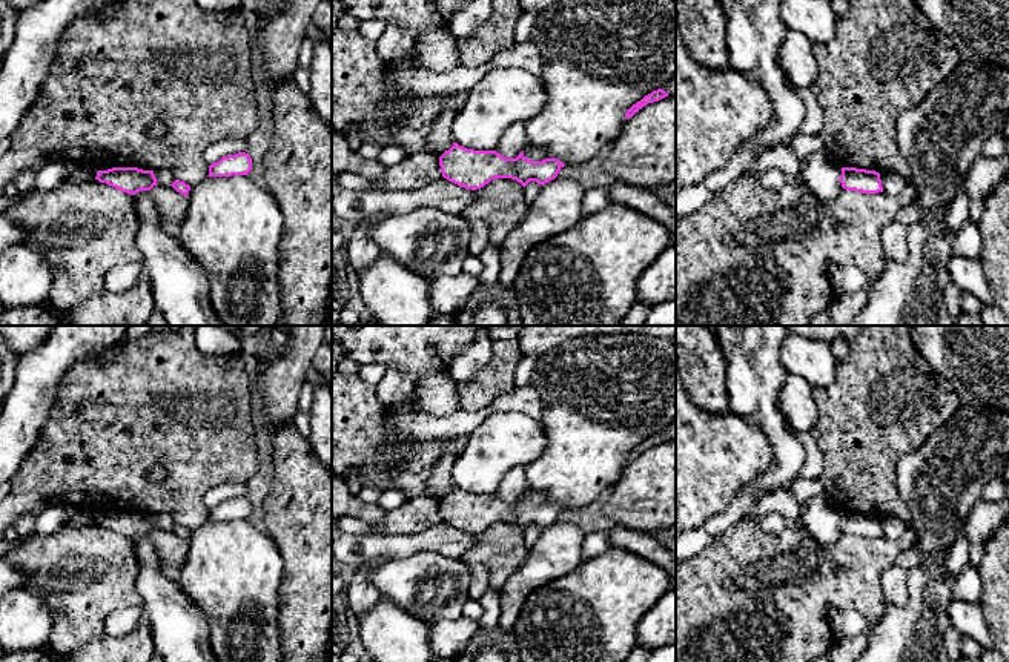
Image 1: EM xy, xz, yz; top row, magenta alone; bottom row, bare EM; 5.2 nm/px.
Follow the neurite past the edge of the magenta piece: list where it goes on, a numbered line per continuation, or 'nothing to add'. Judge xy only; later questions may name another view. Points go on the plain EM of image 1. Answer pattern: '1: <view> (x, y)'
nothing to add

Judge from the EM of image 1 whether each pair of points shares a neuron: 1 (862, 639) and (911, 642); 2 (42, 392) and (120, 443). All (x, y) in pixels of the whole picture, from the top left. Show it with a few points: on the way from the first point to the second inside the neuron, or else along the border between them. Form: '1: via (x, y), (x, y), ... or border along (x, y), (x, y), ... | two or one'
1: border along (870, 632), (866, 645) | two
2: border along (71, 367), (63, 377), (49, 420), (39, 432) | two

